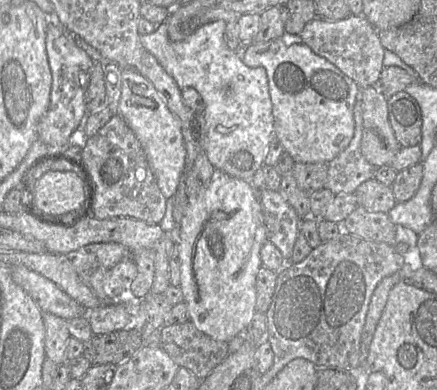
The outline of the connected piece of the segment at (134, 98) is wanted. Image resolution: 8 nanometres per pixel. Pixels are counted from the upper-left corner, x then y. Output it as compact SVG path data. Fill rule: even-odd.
M133 69L121 70L121 97L119 101L118 115L125 120L138 139L162 195L166 199L173 197L177 191L180 178L185 170L186 149L180 123L169 110L153 84Z

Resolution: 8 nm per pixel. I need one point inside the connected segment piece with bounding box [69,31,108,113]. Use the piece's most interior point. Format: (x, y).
(95, 95)

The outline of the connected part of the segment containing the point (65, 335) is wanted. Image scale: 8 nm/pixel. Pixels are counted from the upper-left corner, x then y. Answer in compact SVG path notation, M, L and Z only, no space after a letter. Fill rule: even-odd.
M50 313L43 314L45 356L57 365L66 363L66 347L70 334L68 321Z

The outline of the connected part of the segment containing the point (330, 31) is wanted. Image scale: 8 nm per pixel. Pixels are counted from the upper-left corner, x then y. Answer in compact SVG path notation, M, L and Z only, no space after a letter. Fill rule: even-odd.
M352 14L343 20L326 21L314 18L300 33L301 40L311 50L328 60L352 79L360 89L378 86L385 49L381 45L378 30L364 17Z

